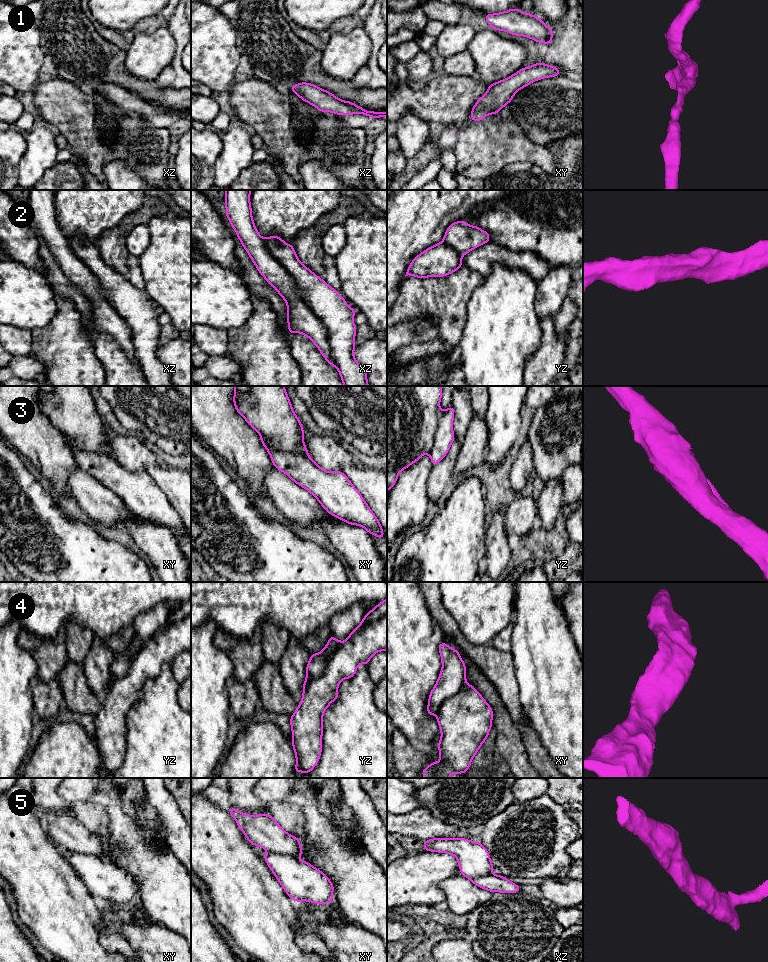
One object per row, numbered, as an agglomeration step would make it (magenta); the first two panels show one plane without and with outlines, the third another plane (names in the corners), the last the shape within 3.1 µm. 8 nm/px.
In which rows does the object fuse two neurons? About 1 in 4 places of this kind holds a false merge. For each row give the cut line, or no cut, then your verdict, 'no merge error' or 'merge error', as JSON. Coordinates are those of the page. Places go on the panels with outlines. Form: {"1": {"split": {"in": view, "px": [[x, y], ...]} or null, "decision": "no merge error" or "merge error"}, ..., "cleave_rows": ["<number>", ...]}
{"1": {"split": null, "decision": "no merge error"}, "2": {"split": null, "decision": "no merge error"}, "3": {"split": {"in": "xy", "px": [[260, 434], [274, 447], [283, 451], [305, 453], [309, 457]]}, "decision": "merge error"}, "4": {"split": null, "decision": "no merge error"}, "5": {"split": null, "decision": "no merge error"}, "cleave_rows": ["3"]}

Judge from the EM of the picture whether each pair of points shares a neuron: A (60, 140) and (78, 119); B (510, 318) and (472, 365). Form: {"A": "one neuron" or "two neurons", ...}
{"A": "two neurons", "B": "one neuron"}

